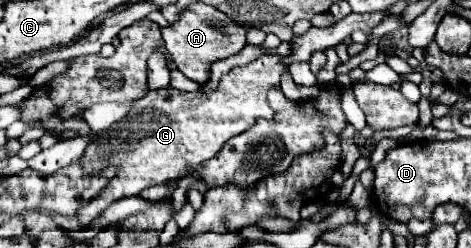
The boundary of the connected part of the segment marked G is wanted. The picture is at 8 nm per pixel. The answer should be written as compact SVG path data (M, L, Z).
M265 54L245 66L235 66L231 68L227 74L221 76L219 84L215 90L211 92L179 92L175 88L161 88L161 90L149 90L147 96L139 98L133 108L127 112L127 116L115 124L111 124L107 130L95 134L89 140L89 146L85 148L83 156L79 158L83 172L93 176L93 174L101 174L107 166L115 166L117 172L115 176L109 180L109 184L95 196L89 200L89 204L85 208L77 210L77 220L81 228L87 228L111 202L125 198L125 196L139 196L141 190L153 186L153 184L165 184L171 178L177 178L179 174L183 174L183 170L187 170L187 166L195 166L199 162L207 162L211 160L221 148L223 144L233 138L235 134L241 134L243 130L247 130L249 126L253 126L253 122L257 118L273 118L273 110L267 106L267 90L271 86L279 86L281 74L287 70L287 66L281 62L281 56L273 56L273 54Z

